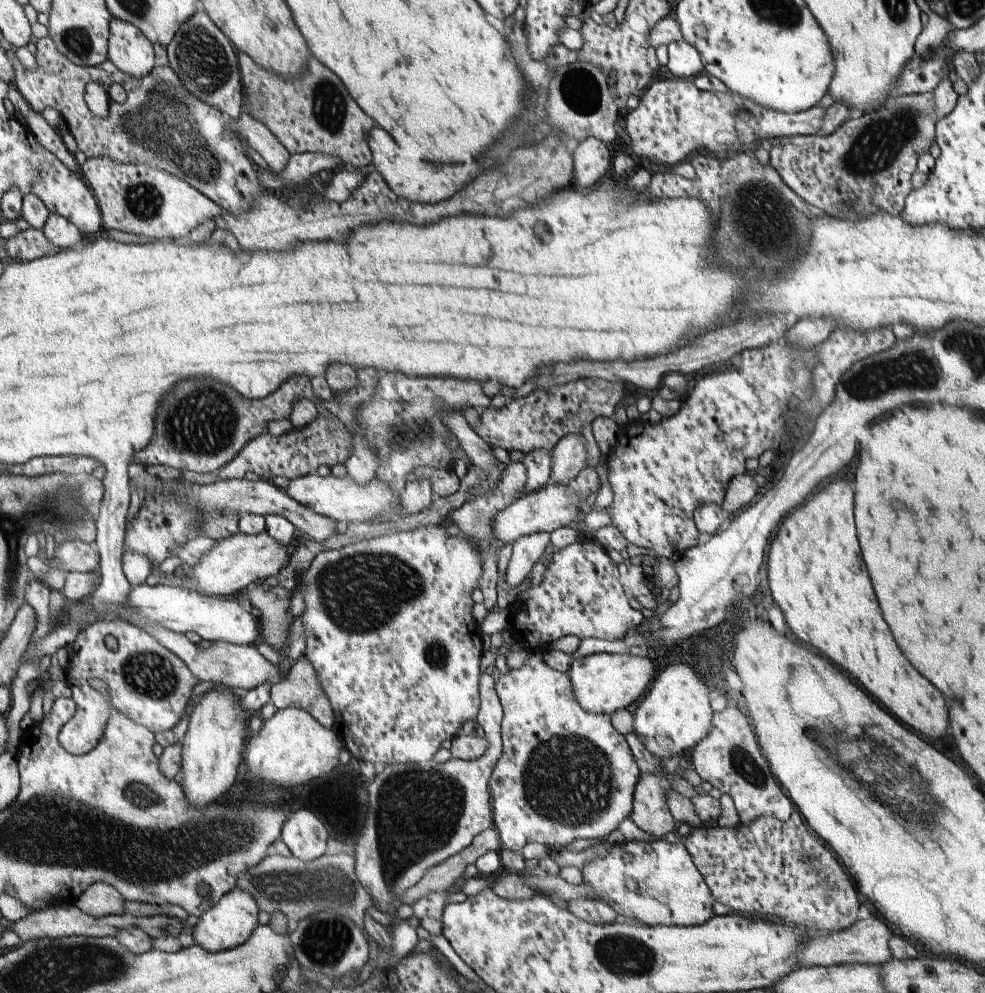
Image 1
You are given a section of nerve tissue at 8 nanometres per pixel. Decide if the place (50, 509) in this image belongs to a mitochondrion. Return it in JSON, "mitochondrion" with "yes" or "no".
{"mitochondrion":"yes"}

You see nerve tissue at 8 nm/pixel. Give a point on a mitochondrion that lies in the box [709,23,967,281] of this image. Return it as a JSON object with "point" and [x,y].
{"point":[761,210]}

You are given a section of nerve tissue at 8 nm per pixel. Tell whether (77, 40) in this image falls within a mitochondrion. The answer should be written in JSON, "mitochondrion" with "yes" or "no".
{"mitochondrion":"yes"}

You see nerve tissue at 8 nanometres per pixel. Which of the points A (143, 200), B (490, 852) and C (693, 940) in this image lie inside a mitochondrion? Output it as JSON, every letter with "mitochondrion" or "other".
{"A":"mitochondrion","B":"other","C":"other"}

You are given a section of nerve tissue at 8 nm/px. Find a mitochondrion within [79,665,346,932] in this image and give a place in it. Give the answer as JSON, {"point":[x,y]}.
{"point":[141,796]}

